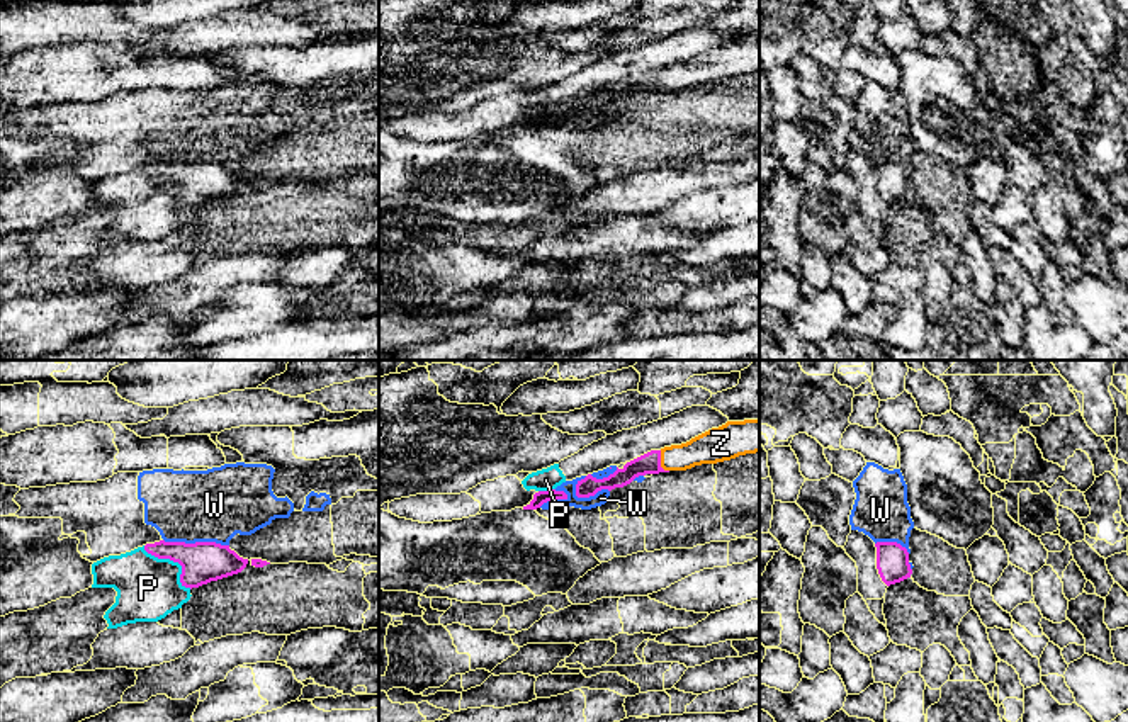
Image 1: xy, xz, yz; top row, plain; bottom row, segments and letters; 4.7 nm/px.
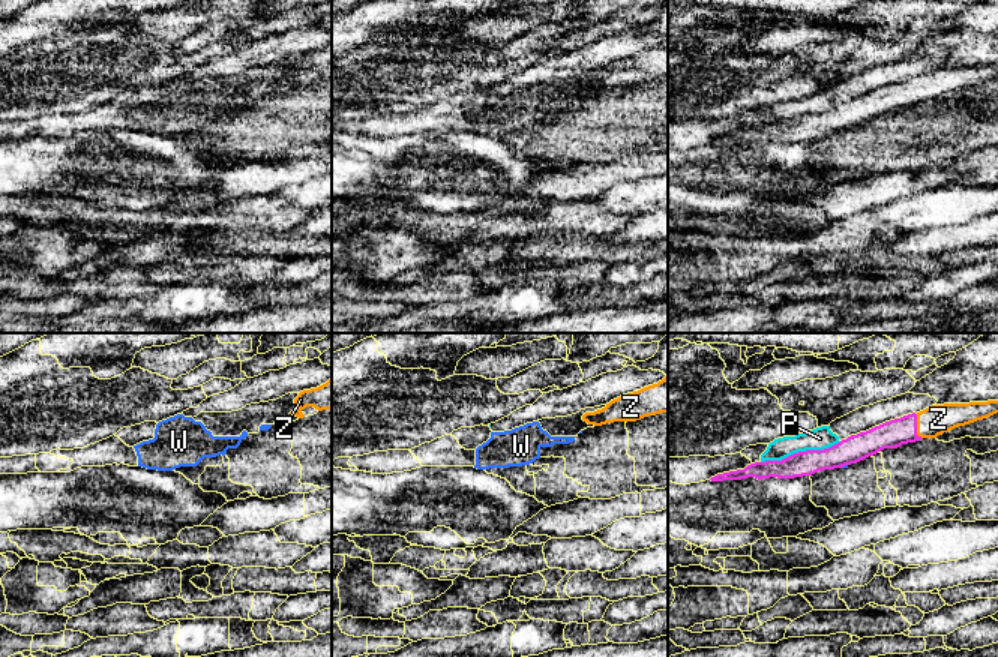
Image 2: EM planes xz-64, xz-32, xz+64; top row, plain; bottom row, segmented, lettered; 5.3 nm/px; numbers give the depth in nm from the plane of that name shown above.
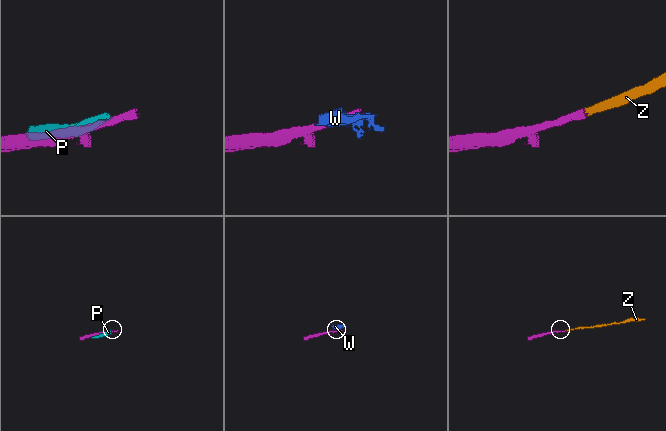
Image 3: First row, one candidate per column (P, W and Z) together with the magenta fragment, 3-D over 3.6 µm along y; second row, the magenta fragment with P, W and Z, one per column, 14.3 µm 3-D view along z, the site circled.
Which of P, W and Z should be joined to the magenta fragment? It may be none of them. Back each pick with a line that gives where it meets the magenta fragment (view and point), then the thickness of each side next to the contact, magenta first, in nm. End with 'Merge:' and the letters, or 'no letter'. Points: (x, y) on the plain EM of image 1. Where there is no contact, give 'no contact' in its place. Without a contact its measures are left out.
Z: contact xz (659, 82); calibres 100 and 150 nm
Merge: Z

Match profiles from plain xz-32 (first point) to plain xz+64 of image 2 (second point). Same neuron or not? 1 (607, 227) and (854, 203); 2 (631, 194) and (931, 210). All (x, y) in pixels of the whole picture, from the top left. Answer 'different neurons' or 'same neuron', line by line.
1: different neurons
2: same neuron

